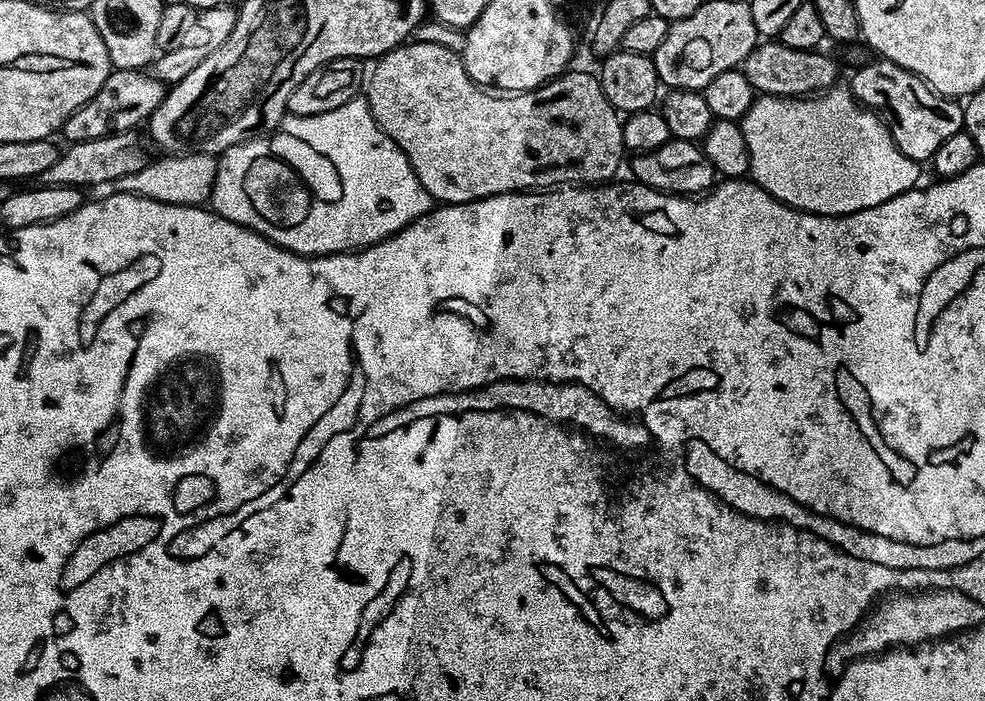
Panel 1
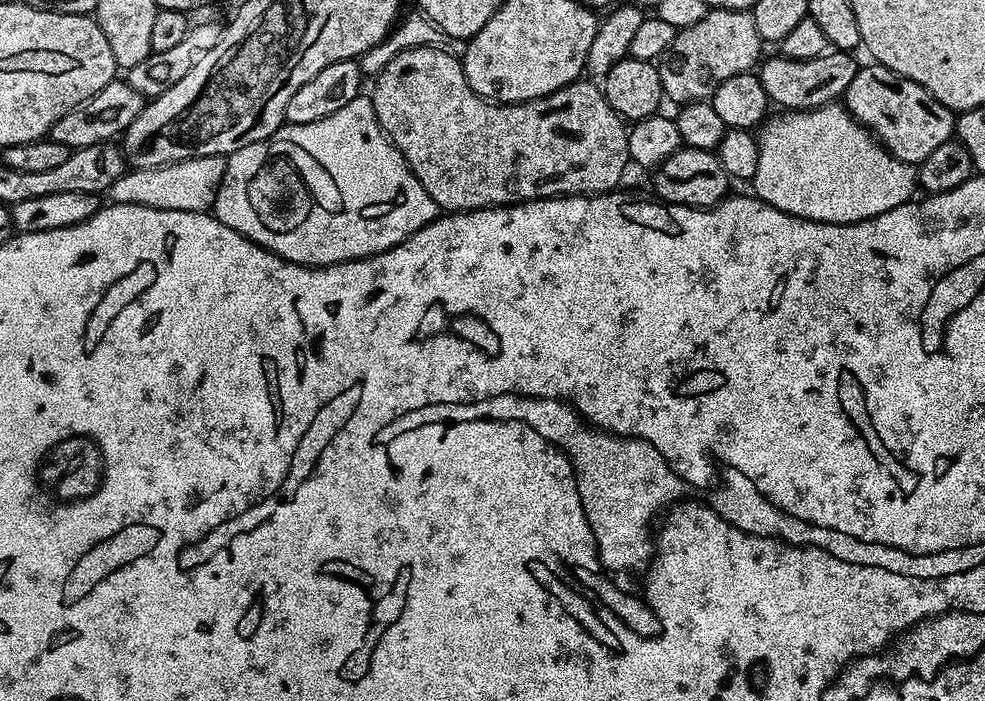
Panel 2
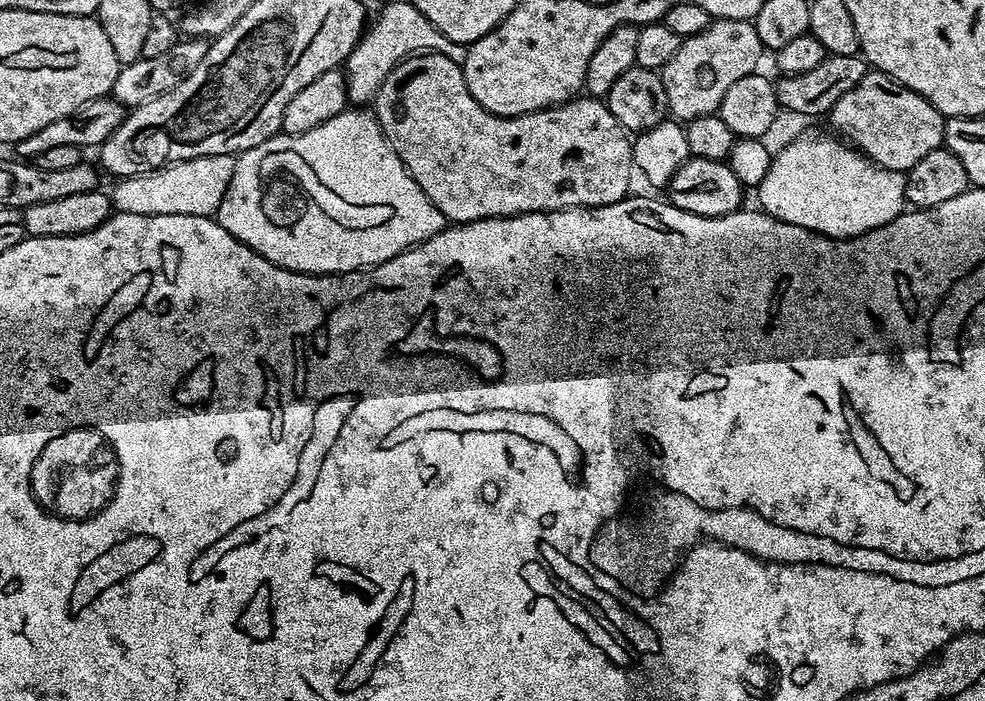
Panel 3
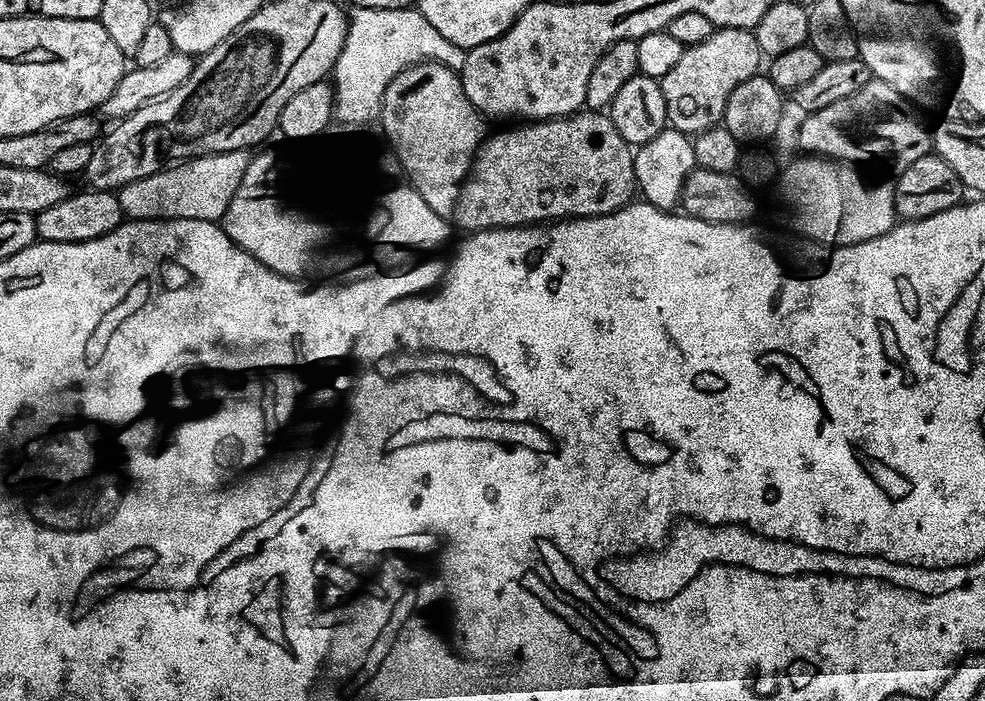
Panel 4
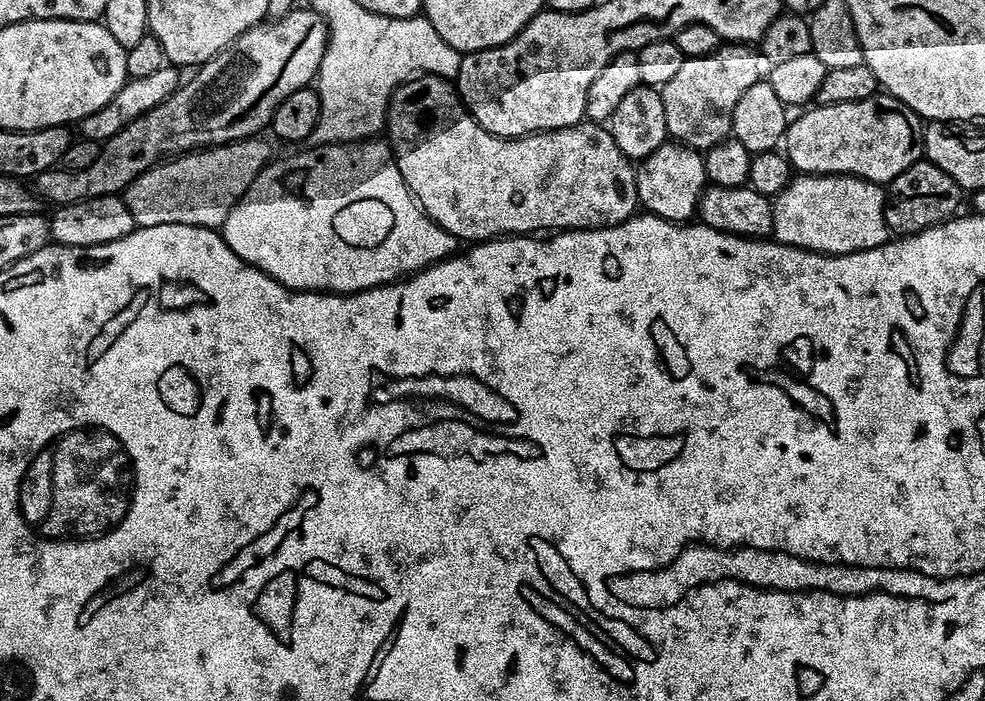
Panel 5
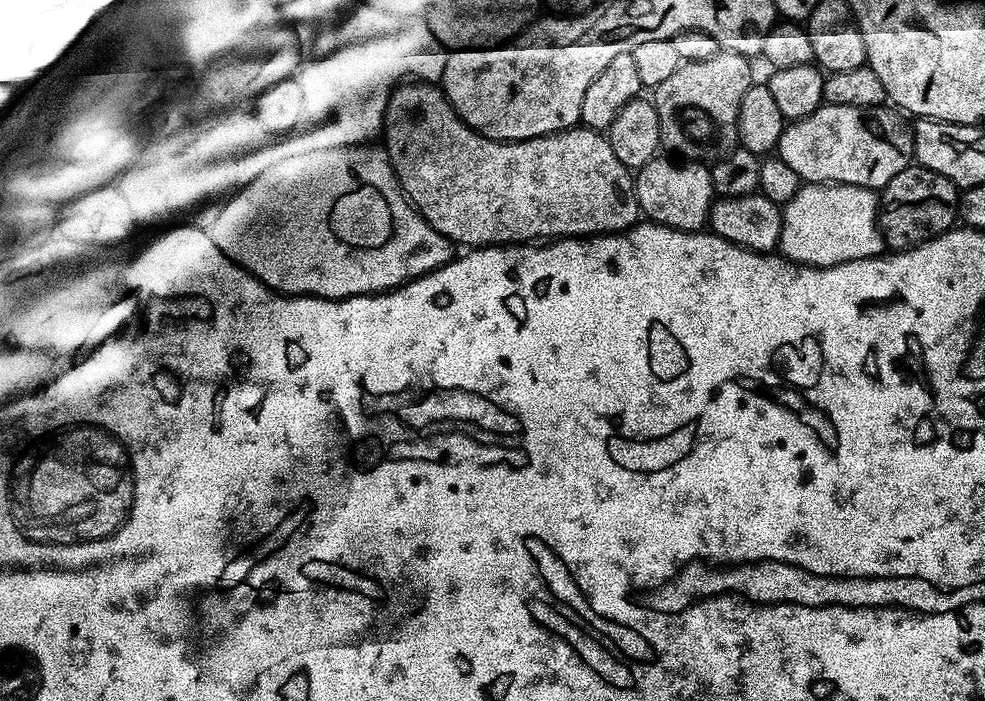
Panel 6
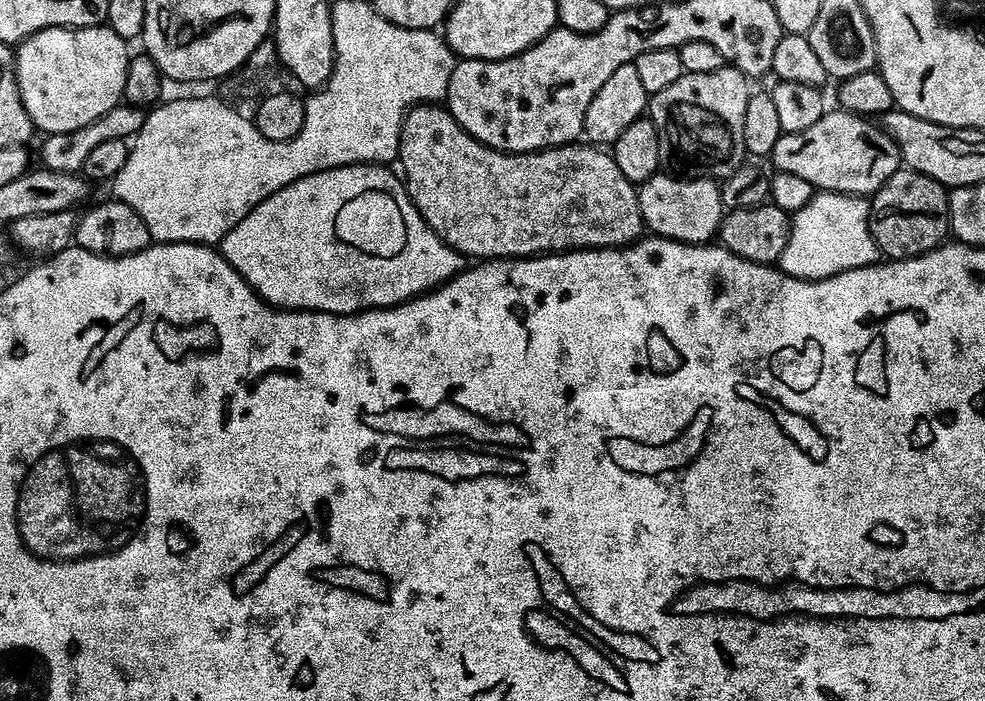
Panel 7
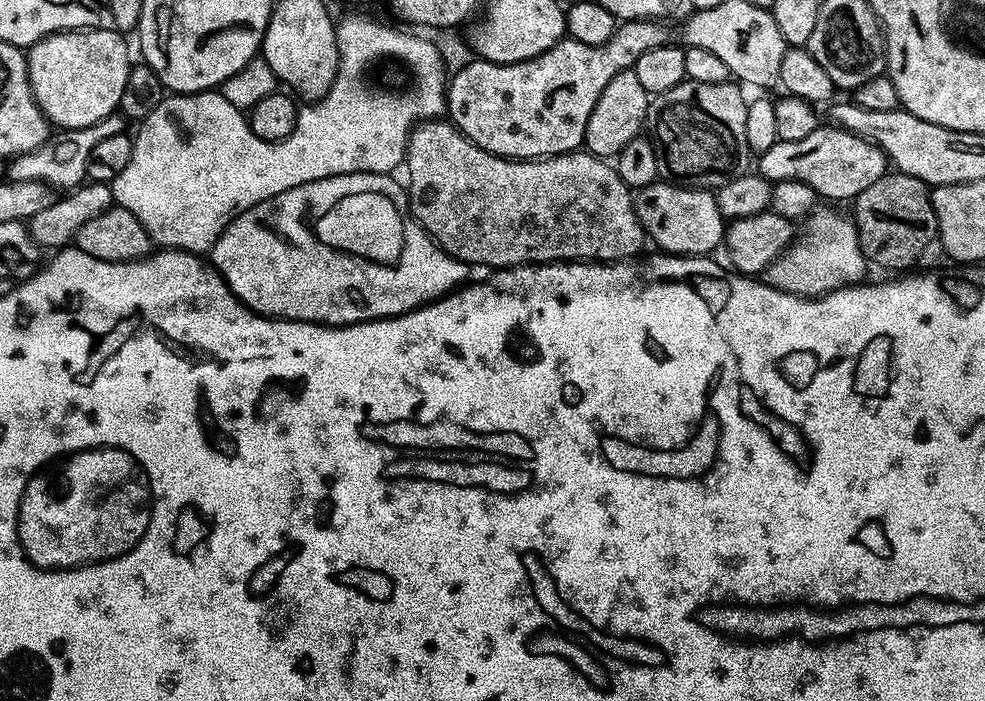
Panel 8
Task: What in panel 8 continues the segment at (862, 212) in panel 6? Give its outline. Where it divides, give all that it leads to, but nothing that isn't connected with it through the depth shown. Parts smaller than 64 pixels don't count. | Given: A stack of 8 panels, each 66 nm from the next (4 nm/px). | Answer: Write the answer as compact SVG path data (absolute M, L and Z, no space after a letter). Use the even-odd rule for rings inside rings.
M820 210L807 224L808 237L804 244L793 243L788 251L769 266L766 273L767 283L795 296L815 298L846 288L850 284L861 283L867 277L864 275L868 272L870 260L860 242L860 230L851 215L843 216L840 212Z

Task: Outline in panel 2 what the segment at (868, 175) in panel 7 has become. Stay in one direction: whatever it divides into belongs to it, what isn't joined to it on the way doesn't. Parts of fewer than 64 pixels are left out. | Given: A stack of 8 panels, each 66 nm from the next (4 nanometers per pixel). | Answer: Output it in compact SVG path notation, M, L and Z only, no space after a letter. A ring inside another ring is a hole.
M875 62L857 67L854 82L845 90L842 103L851 116L863 124L895 160L919 166L931 152L953 139L956 116L930 90Z

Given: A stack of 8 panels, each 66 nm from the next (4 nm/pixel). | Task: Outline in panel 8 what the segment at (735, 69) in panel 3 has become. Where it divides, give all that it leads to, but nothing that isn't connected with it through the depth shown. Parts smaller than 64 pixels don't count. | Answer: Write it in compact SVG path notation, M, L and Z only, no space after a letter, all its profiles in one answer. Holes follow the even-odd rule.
M684 79L678 86L674 86L670 90L659 93L651 101L650 104L650 128L652 124L651 139L655 143L657 154L657 170L659 179L669 184L678 184L681 188L698 188L701 190L719 190L733 183L740 176L745 175L749 171L748 159L750 153L748 143L746 142L746 110L748 109L748 100L744 96L745 89L739 83L729 82L727 84L711 84L710 82L694 82L690 79Z

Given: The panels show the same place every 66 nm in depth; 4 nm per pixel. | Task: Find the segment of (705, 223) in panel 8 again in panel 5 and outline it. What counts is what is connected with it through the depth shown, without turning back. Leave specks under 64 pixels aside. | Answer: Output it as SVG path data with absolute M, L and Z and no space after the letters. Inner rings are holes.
M665 142L636 168L636 198L645 213L673 222L688 222L697 215L700 195L704 193L704 157L685 144Z

